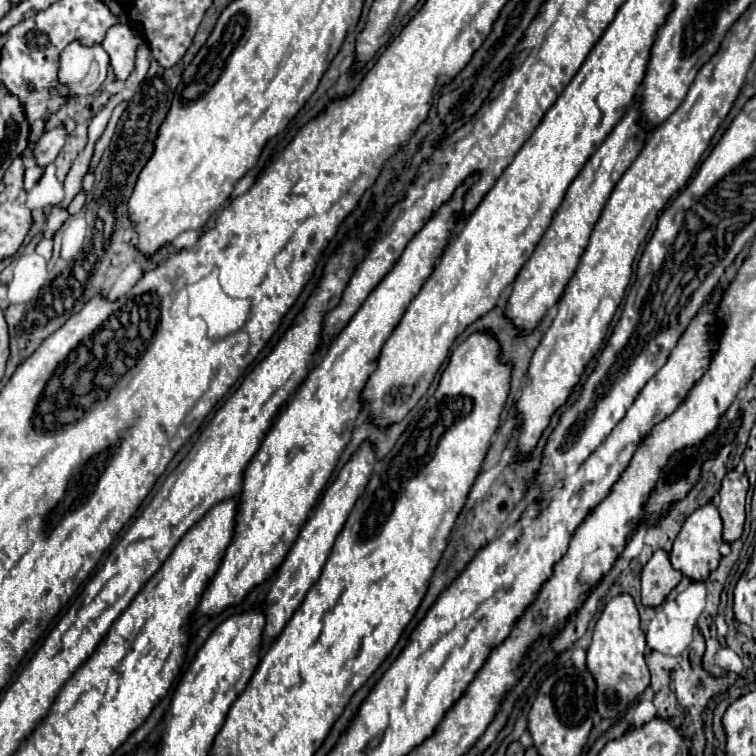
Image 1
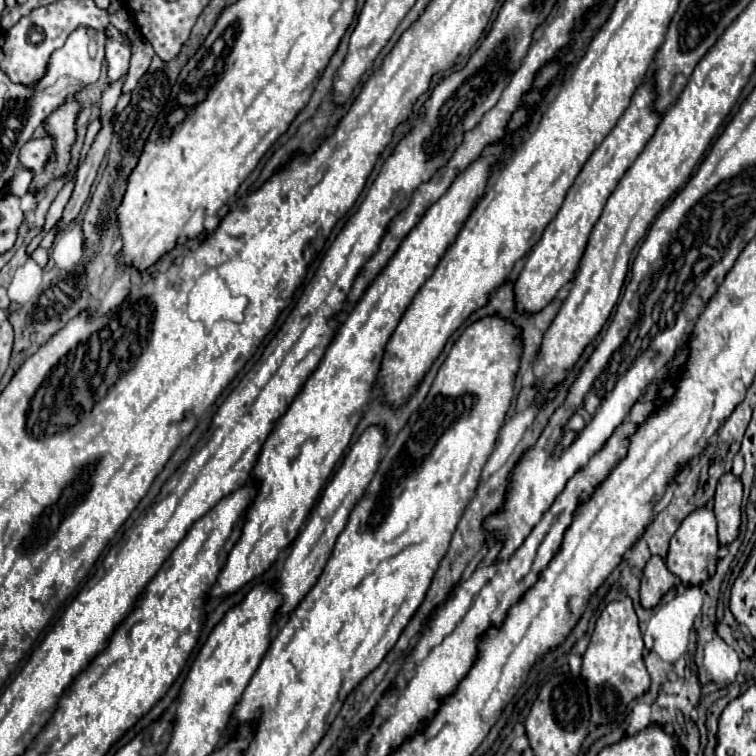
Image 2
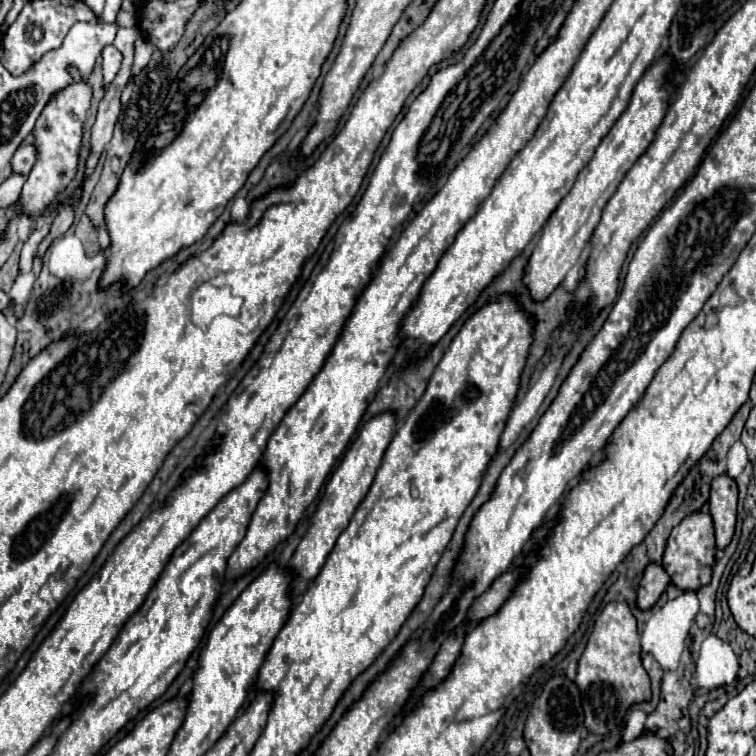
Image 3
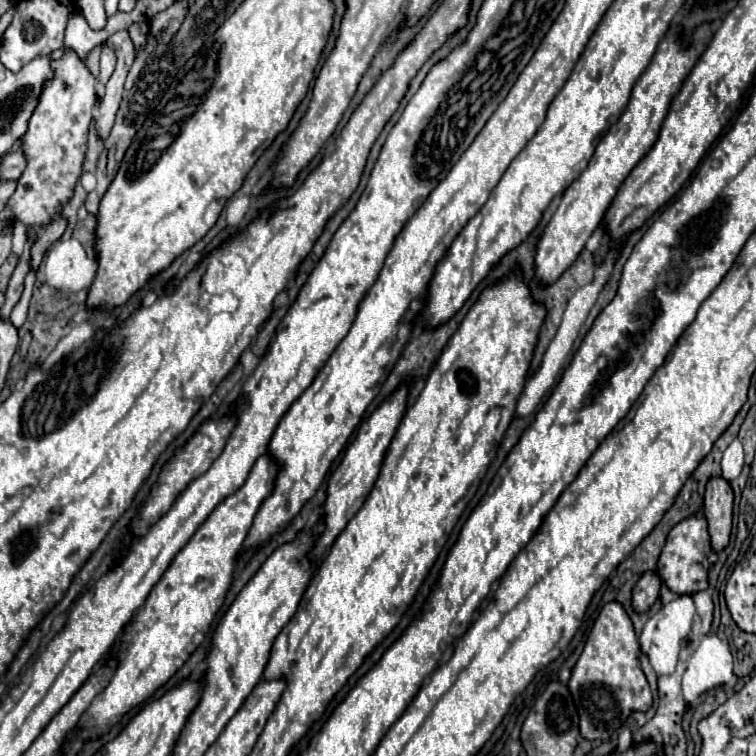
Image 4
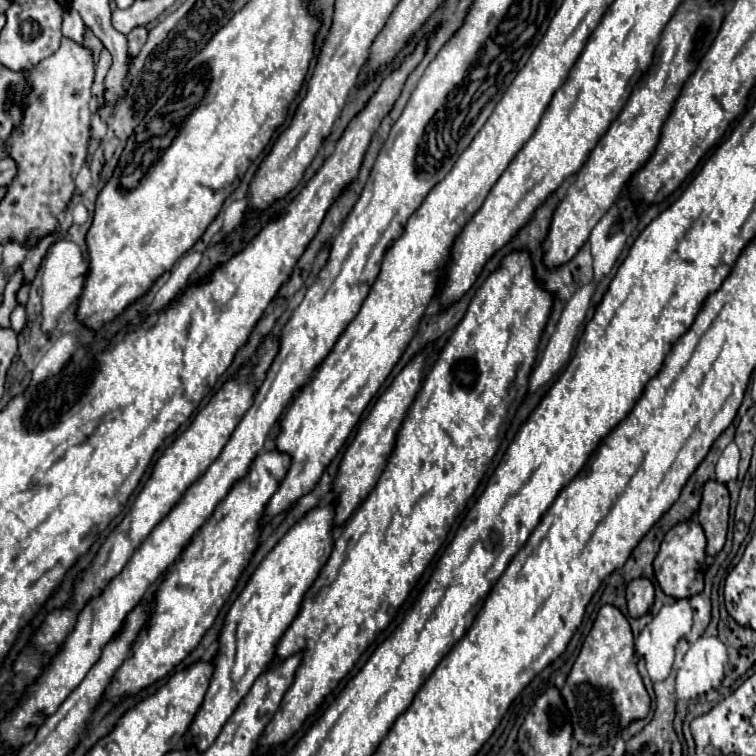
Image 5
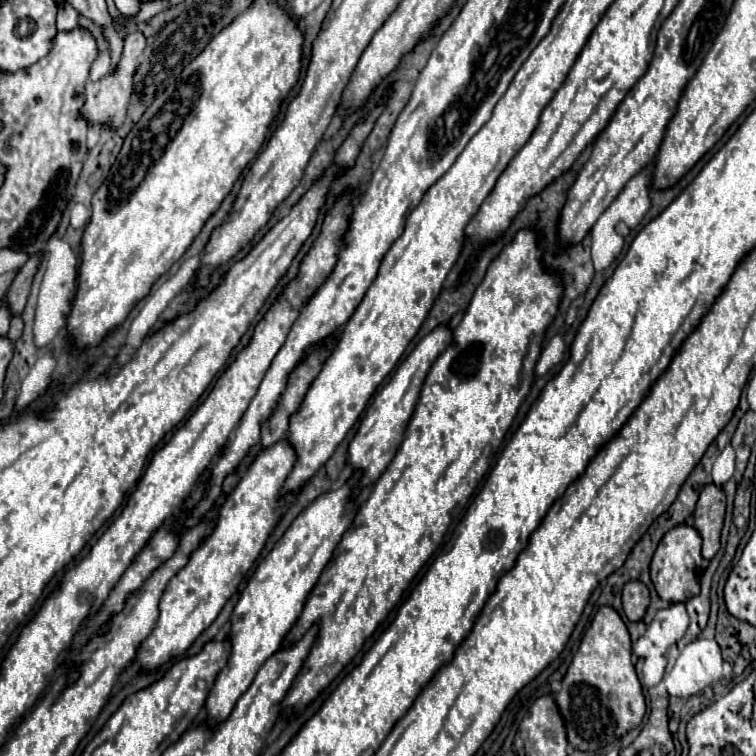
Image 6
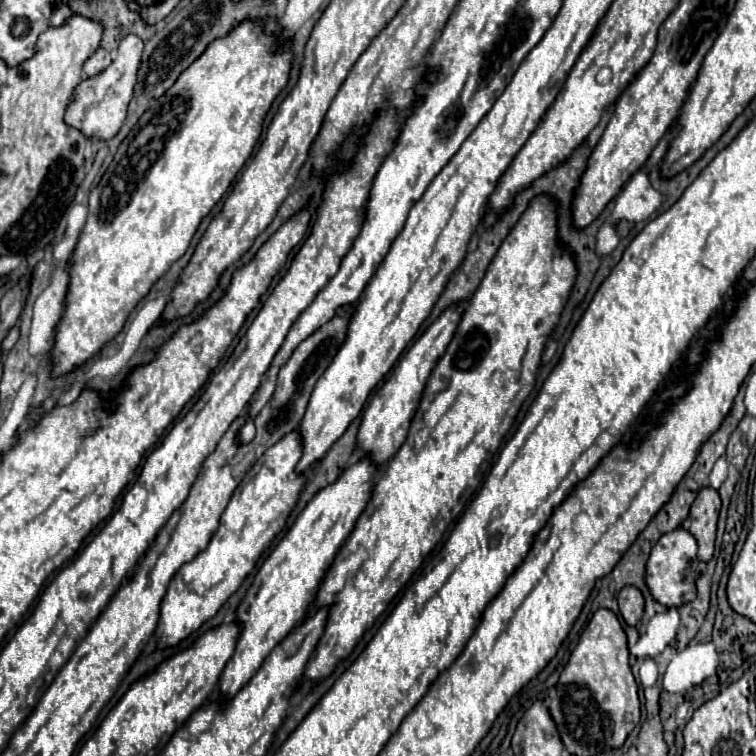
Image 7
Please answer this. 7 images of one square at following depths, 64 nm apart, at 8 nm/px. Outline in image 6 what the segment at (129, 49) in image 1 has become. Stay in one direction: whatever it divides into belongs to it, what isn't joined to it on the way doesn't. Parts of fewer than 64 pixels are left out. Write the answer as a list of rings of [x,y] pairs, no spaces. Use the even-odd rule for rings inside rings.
[[[106,50],[106,52],[100,52],[98,58],[94,60],[92,70],[90,70],[90,78],[92,78],[92,82],[98,82],[98,80],[104,78],[108,72],[110,72],[110,52]]]

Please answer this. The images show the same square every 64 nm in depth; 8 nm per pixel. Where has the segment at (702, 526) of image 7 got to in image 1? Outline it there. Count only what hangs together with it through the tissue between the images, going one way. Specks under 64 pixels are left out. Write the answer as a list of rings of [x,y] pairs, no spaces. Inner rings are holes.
[[[730,470],[726,478],[722,480],[720,488],[720,516],[724,522],[724,540],[734,542],[742,536],[744,520],[746,520],[746,494],[748,494],[750,482],[746,474],[740,474],[738,470]]]

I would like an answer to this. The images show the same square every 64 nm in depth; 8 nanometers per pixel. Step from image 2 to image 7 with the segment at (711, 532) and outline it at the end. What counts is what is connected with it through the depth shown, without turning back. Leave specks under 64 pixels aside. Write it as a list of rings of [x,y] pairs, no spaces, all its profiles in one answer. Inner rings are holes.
[[[676,528],[668,534],[664,534],[658,544],[652,548],[648,564],[646,564],[646,584],[654,596],[654,600],[658,600],[660,604],[672,608],[672,606],[682,606],[686,602],[692,602],[696,598],[696,578],[700,574],[698,568],[698,558],[696,558],[696,538],[684,530],[684,528]]]

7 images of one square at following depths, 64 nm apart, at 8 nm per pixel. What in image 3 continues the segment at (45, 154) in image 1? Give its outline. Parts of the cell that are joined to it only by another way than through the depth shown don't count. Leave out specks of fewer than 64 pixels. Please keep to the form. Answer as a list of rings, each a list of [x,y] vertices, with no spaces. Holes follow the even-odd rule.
[[[22,144],[12,156],[12,168],[18,174],[28,174],[36,164],[36,144]]]

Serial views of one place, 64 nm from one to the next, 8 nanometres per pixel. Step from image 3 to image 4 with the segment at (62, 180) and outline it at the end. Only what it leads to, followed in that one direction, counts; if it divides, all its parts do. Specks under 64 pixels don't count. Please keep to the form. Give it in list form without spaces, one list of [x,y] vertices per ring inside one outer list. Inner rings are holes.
[[[66,52],[58,62],[52,62],[52,68],[56,70],[56,78],[46,82],[40,104],[30,118],[28,132],[24,134],[24,152],[28,166],[18,180],[14,196],[8,202],[14,220],[24,222],[28,230],[48,224],[50,218],[72,196],[72,190],[82,172],[86,134],[92,122],[92,106],[96,100],[96,80],[74,52]]]

